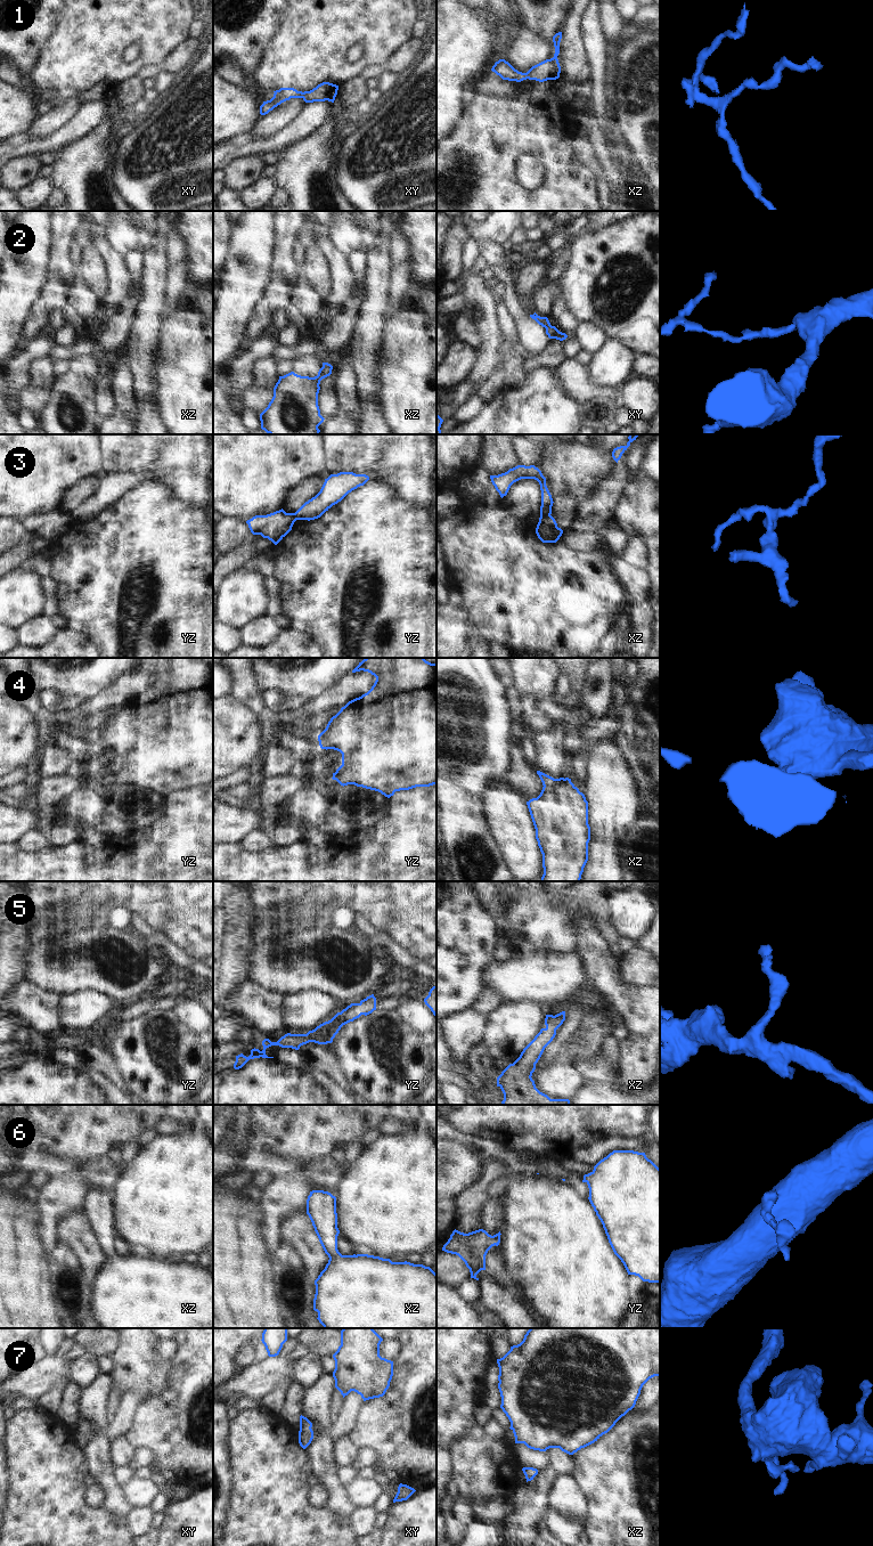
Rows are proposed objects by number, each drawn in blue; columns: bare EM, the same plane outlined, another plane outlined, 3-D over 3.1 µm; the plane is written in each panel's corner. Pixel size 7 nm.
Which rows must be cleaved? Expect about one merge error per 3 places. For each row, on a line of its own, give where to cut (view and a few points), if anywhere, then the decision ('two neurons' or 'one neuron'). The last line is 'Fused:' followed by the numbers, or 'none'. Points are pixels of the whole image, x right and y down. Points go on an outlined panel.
1: no cut | one neuron
2: no cut | one neuron
3: xz (549, 513), (540, 515) | two neurons
4: no cut | one neuron
5: no cut | one neuron
6: no cut | one neuron
7: no cut | one neuron
Fused: 3

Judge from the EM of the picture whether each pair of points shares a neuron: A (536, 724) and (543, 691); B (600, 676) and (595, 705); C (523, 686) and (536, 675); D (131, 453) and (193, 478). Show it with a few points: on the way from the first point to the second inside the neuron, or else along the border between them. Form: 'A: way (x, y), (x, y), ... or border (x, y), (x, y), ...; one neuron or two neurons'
A: border (520, 696), (531, 696), (538, 699), (552, 697); two neurons
B: way (598, 683), (595, 698); one neuron
C: way (527, 683), (532, 677); one neuron
D: way (146, 453), (168, 453), (178, 463); one neuron

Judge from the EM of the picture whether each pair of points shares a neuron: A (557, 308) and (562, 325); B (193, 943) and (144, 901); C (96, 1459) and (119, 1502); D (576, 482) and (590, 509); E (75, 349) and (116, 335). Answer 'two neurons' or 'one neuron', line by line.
A: one neuron
B: one neuron
C: one neuron
D: two neurons
E: one neuron

